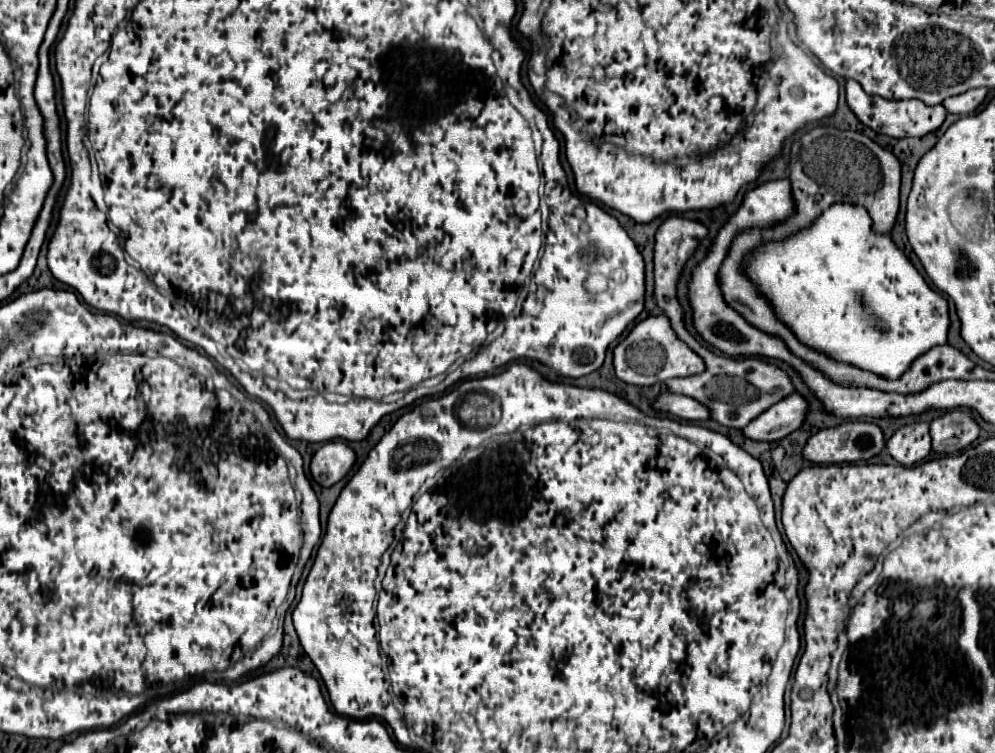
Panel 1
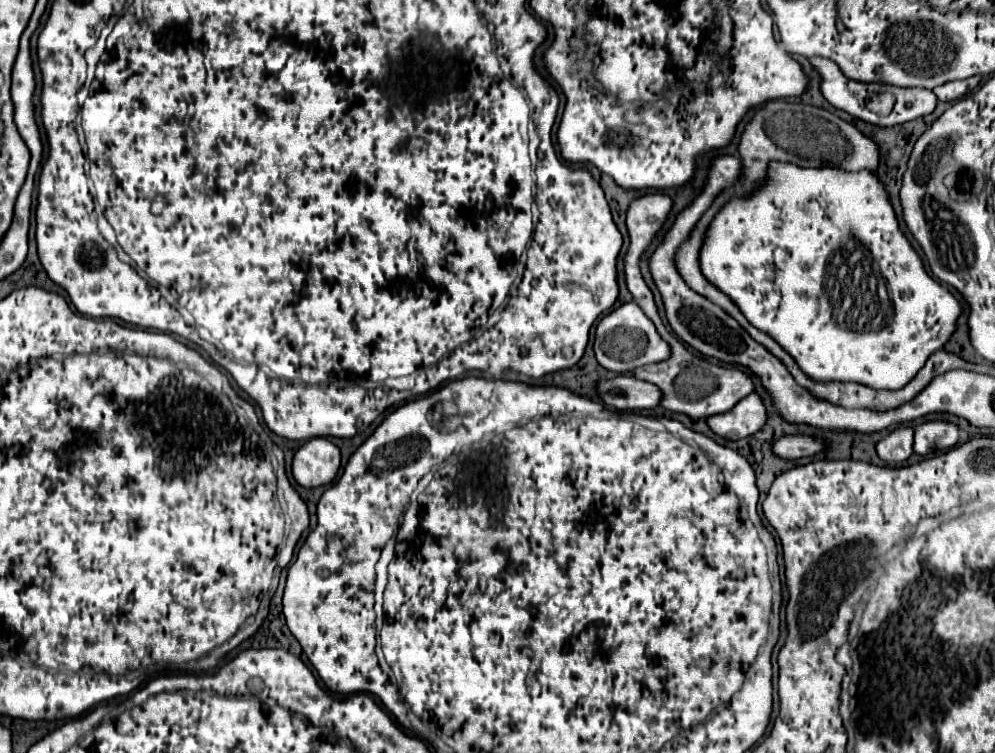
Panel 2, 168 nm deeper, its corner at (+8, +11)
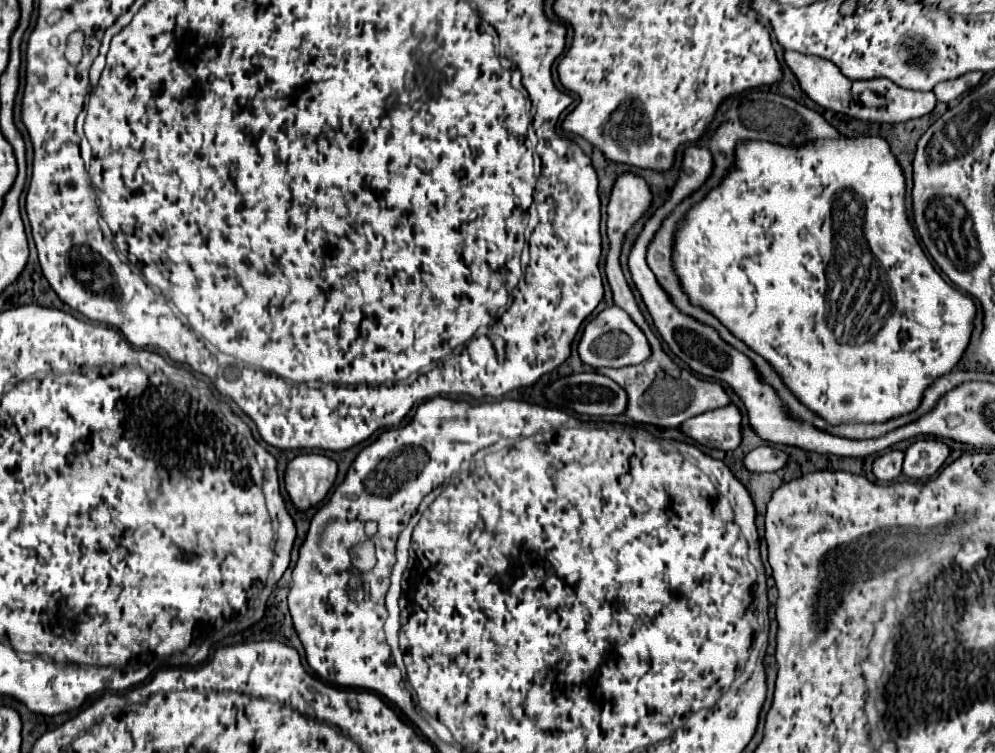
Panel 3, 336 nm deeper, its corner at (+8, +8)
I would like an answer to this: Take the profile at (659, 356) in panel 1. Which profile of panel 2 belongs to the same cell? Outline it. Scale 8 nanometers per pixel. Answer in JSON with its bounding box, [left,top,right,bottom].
[594,302,670,374]

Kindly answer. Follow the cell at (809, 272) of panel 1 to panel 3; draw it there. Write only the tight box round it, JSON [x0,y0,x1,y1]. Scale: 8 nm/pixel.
[676,137,976,425]

